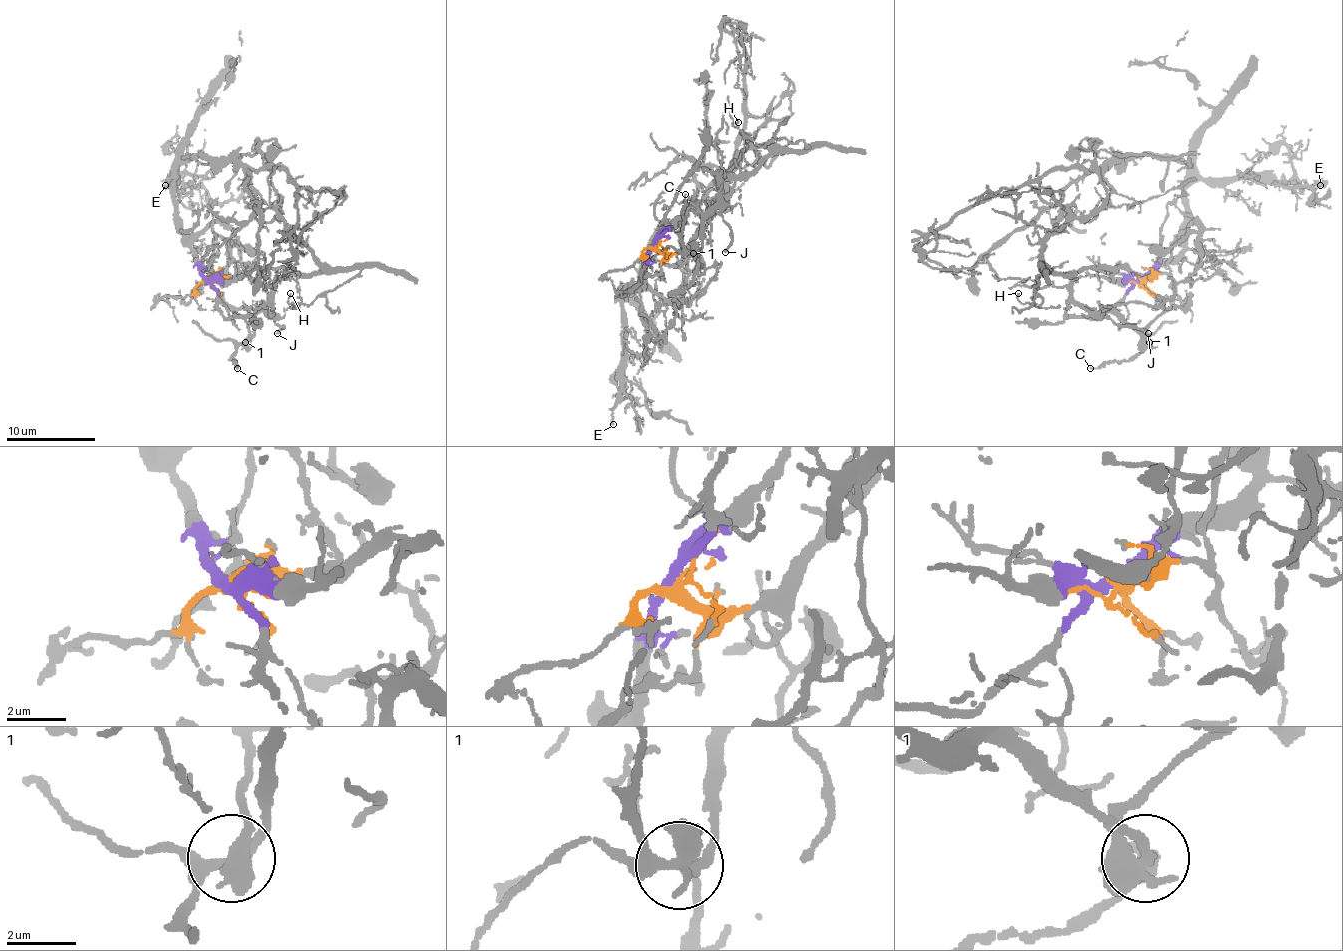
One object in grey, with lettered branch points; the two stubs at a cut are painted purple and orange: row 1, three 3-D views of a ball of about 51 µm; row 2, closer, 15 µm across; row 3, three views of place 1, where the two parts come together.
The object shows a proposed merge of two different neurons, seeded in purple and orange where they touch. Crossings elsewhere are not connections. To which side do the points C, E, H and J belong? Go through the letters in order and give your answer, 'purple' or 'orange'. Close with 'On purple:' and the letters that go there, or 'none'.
C: orange
E: purple
H: orange
J: orange
On purple: E

